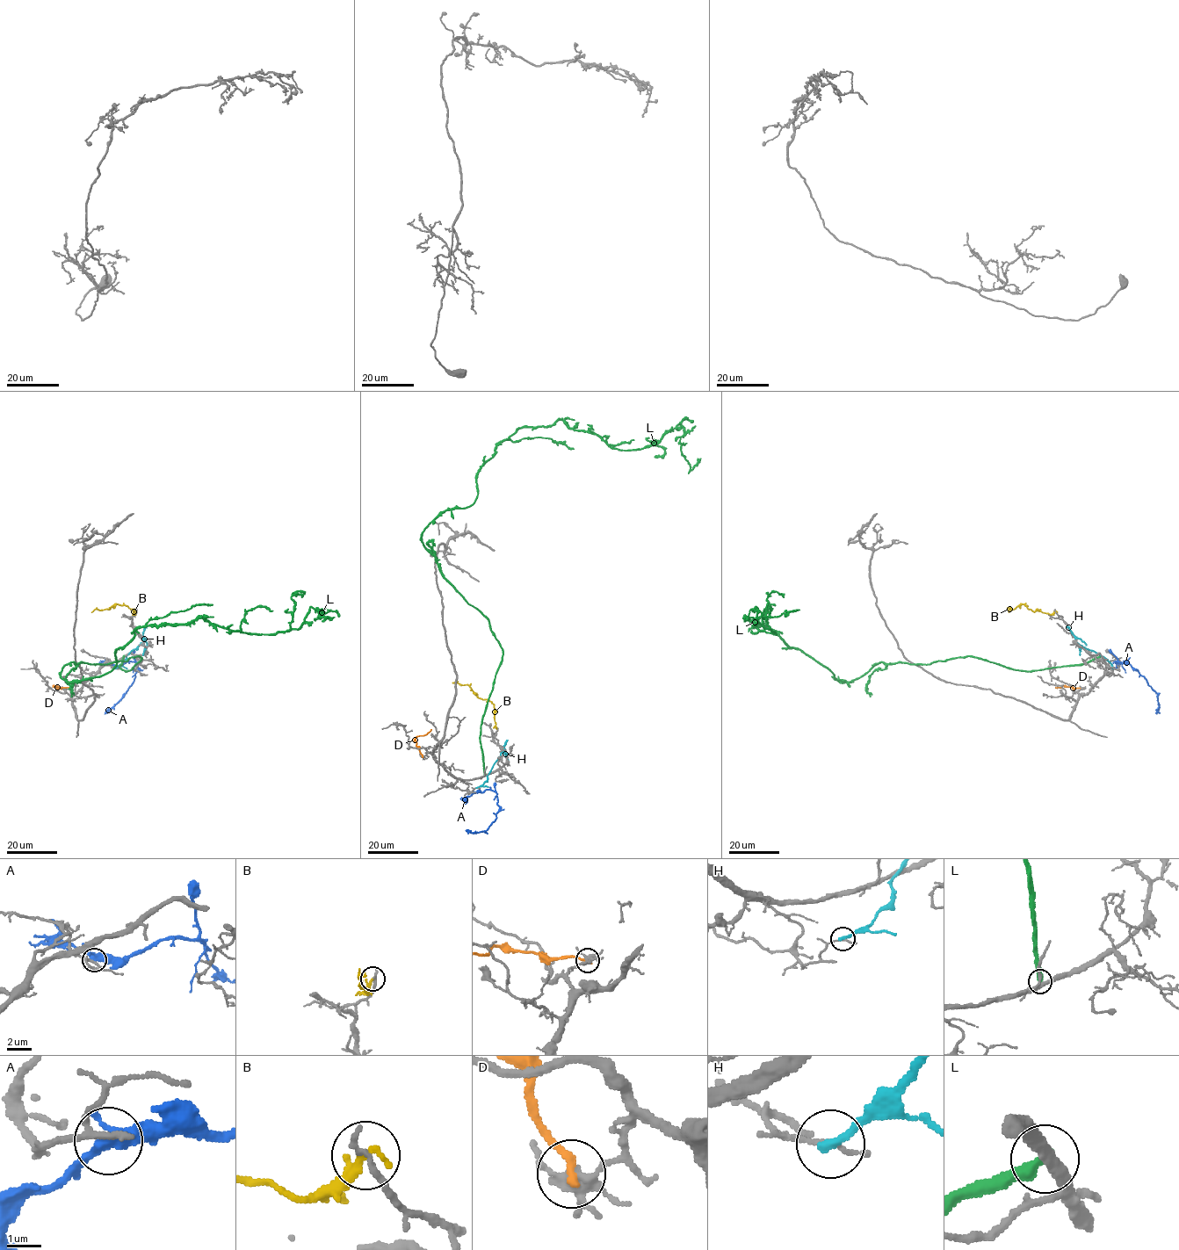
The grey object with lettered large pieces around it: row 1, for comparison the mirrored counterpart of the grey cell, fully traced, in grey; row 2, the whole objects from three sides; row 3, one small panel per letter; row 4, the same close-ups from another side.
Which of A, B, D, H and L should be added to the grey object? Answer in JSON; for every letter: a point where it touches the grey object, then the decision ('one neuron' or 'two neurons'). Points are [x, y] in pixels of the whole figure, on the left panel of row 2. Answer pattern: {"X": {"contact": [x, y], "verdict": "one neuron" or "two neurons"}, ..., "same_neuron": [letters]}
{"A": {"contact": [112, 666], "verdict": "two neurons"}, "B": {"contact": [135, 611], "verdict": "two neurons"}, "D": {"contact": [61, 689], "verdict": "two neurons"}, "H": {"contact": [116, 668], "verdict": "two neurons"}, "L": {"contact": [123, 655], "verdict": "two neurons"}, "same_neuron": []}

